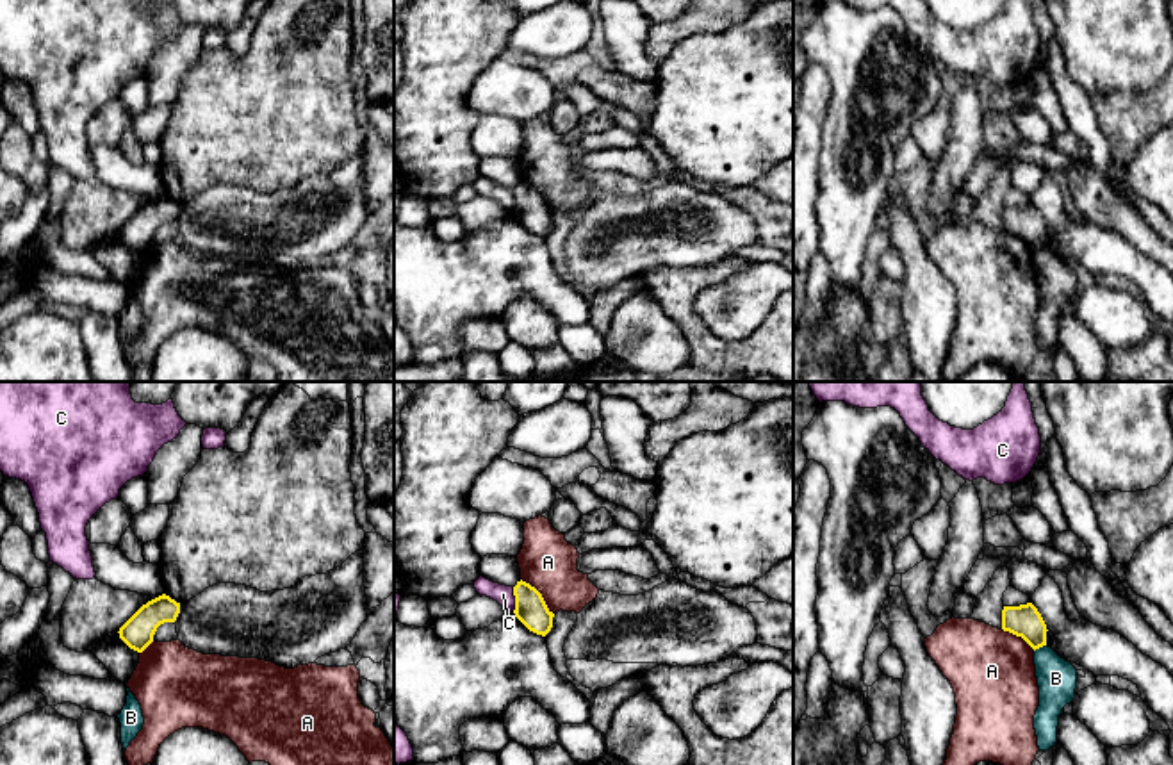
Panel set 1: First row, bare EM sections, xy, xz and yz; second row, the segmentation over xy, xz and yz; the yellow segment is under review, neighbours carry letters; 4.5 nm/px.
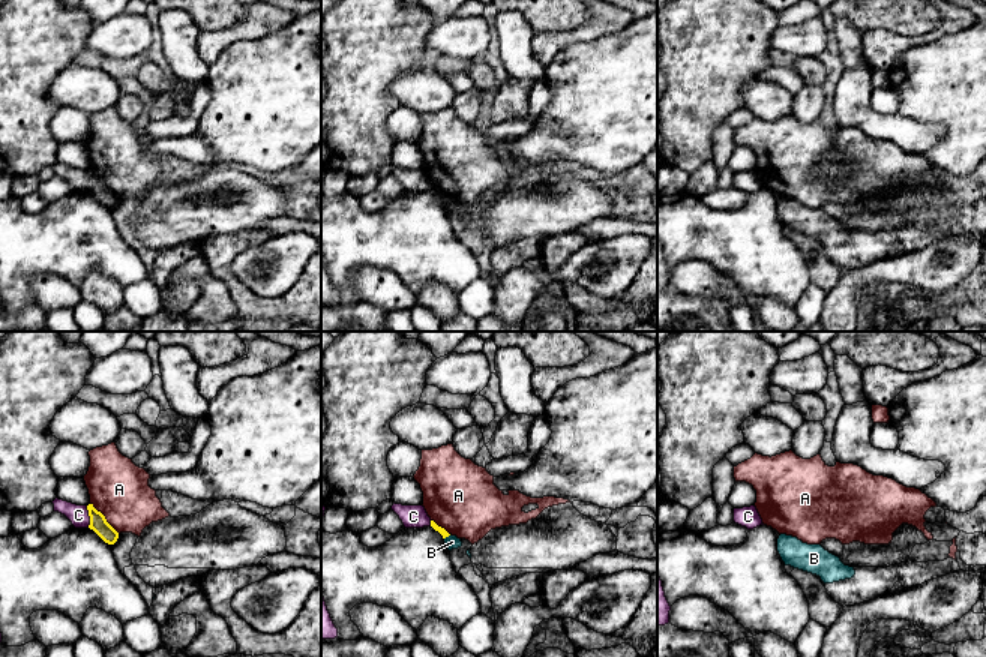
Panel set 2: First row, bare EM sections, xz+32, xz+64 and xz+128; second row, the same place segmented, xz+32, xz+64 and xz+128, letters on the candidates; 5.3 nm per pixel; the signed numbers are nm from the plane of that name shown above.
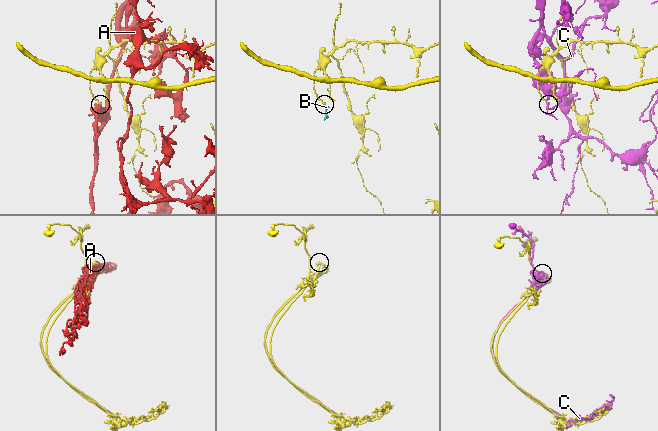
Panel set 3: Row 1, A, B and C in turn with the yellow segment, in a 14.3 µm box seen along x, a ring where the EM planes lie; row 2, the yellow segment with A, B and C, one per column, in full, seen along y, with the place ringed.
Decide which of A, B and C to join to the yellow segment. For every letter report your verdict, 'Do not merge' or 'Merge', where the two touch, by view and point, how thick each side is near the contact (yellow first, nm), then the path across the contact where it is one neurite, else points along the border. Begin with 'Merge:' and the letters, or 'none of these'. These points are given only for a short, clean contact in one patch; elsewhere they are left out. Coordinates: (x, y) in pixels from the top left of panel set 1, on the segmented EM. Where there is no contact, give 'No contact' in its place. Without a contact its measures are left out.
Merge: none of these
A: Do not merge. Touches yellow at xz (541, 594). Thickness 140 nm (yellow) against 260 nm
B: Do not merge. Touches yellow at yz (1040, 646). Thickness 150 nm (yellow) against 180 nm. Boundary: yz (1045, 644), (1034, 651)
C: Do not merge. Touches yellow at xz (516, 600). Thickness 140 nm (yellow) against 90 nm

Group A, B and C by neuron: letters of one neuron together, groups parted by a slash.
A / B / C

